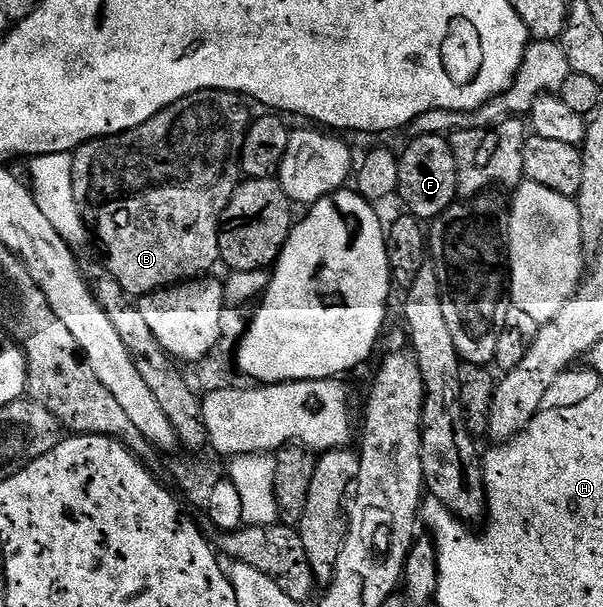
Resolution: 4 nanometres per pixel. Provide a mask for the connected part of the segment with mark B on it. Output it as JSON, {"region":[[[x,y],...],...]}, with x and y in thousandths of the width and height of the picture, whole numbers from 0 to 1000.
{"region":[[[340,147],[337,153],[322,153],[280,173],[272,183],[265,183],[245,203],[232,203],[232,209],[219,209],[212,216],[196,219],[189,226],[166,226],[159,232],[146,232],[131,245],[121,247],[123,280],[119,282],[119,301],[126,334],[133,341],[133,354],[144,372],[163,389],[166,402],[176,409],[172,435],[181,443],[192,466],[206,473],[206,479],[217,493],[244,489],[247,483],[257,483],[262,476],[279,476],[284,470],[297,468],[310,460],[328,460],[357,435],[363,435],[362,422],[362,376],[368,366],[371,348],[385,328],[385,321],[395,311],[403,297],[401,283],[401,244],[408,219],[415,214],[418,186],[408,181],[410,168],[396,155],[380,153],[370,147]]]}

